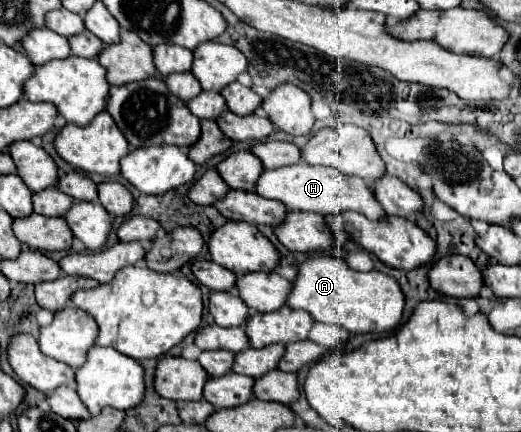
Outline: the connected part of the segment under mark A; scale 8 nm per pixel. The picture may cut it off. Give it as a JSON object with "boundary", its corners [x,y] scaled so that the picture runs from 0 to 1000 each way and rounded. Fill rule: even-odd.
{"boundary":[[[614,588],[572,611],[572,639],[549,690],[557,713],[587,718],[607,745],[656,755],[664,769],[749,769],[772,741],[775,681],[764,653],[733,630],[683,630],[656,597]]]}

